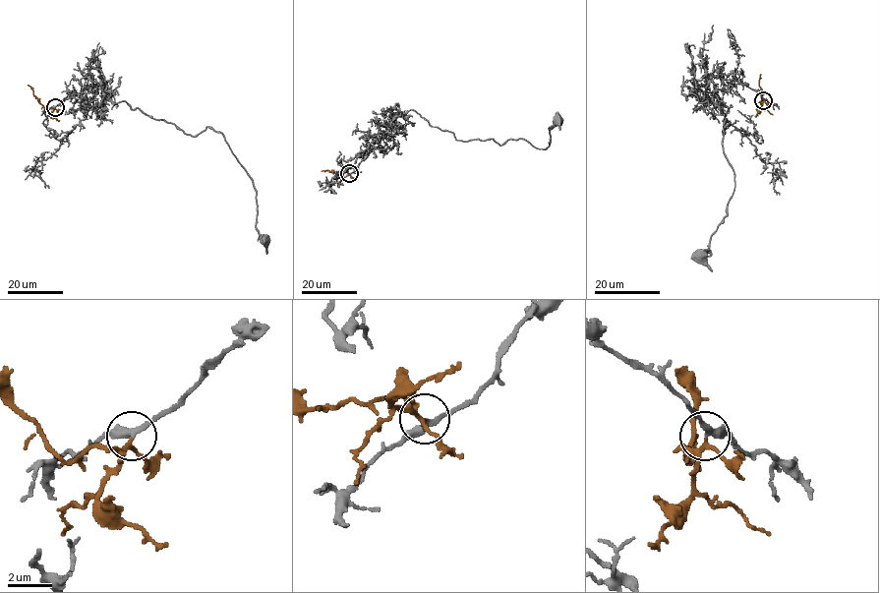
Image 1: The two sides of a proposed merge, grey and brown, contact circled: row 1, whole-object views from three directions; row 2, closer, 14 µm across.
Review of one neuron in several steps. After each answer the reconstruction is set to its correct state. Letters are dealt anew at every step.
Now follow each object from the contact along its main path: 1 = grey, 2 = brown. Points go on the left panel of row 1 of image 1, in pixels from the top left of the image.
1: (54, 107), (85, 93), (96, 106), (125, 101), (192, 136), (207, 126), (219, 132), (253, 183), (264, 240)
2: (54, 107), (46, 109), (28, 85)

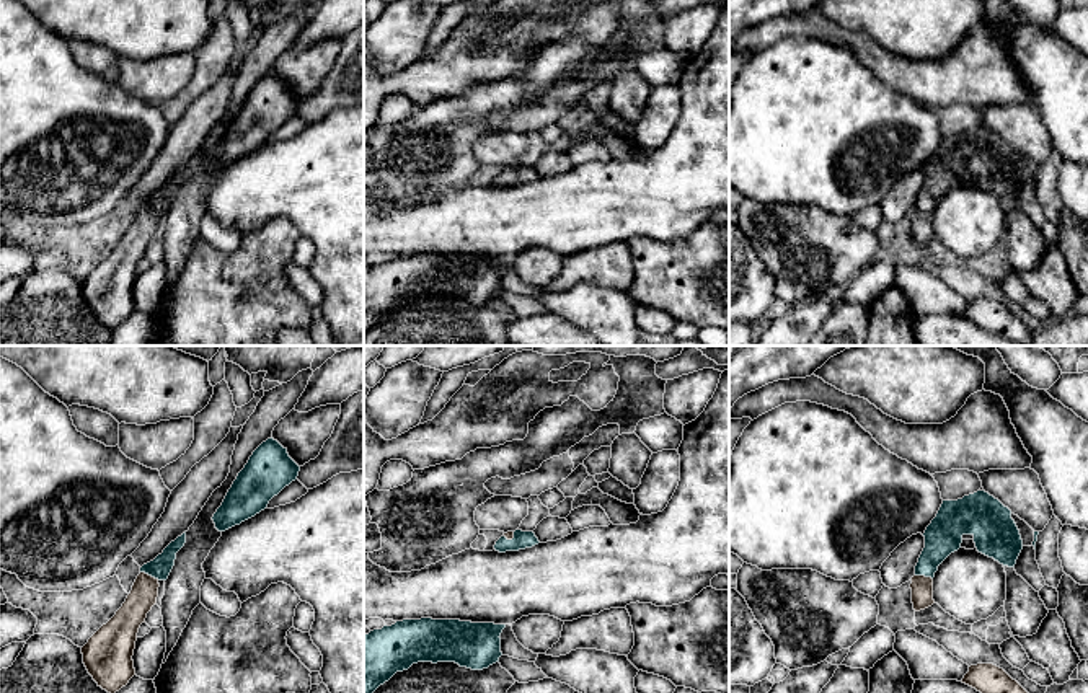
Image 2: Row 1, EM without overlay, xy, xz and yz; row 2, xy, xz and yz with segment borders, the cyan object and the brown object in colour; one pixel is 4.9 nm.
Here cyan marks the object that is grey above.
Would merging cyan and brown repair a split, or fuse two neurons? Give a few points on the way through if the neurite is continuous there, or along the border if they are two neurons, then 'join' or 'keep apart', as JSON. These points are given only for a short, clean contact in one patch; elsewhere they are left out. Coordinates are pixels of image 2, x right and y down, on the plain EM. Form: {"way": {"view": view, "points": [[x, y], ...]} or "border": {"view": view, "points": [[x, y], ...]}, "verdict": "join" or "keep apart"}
{"way": {"view": "xy", "points": [[160, 203], [150, 209], [142, 232]]}, "verdict": "join"}

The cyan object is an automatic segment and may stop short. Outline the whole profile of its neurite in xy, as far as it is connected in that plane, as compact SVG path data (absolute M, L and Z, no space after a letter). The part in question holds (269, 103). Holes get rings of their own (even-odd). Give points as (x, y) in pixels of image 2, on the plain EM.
M272 72L250 91L212 155L225 166L264 145L269 135L297 114L300 101Z

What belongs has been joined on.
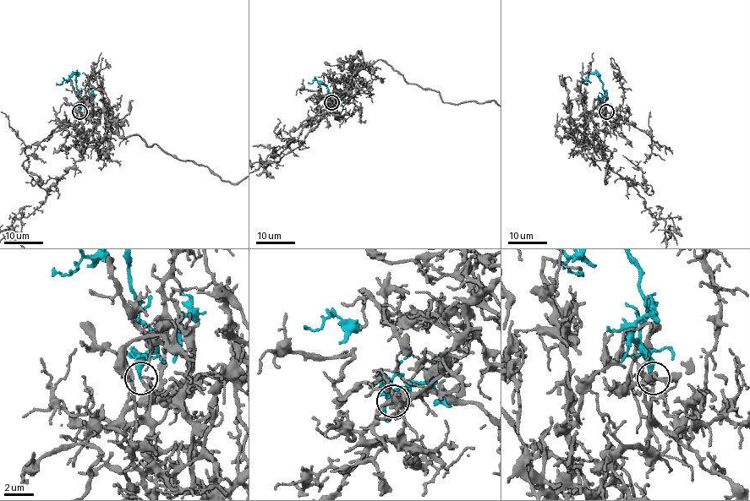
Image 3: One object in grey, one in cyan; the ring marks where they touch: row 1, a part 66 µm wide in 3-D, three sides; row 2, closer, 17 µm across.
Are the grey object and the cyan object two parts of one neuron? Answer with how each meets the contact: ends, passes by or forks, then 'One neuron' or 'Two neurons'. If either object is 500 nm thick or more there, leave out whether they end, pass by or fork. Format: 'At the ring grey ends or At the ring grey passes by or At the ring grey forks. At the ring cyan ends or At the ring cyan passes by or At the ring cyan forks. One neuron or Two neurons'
At the ring grey forks. At the ring cyan ends. One neuron

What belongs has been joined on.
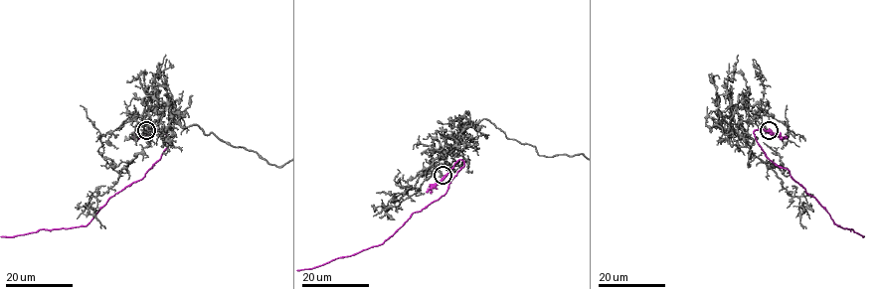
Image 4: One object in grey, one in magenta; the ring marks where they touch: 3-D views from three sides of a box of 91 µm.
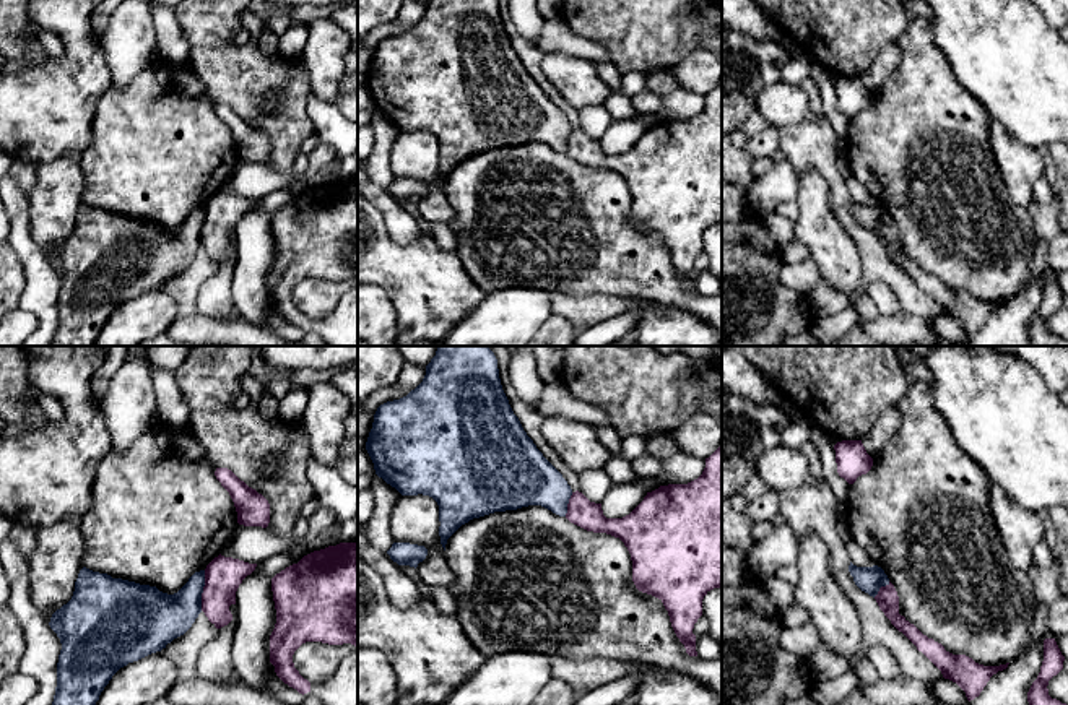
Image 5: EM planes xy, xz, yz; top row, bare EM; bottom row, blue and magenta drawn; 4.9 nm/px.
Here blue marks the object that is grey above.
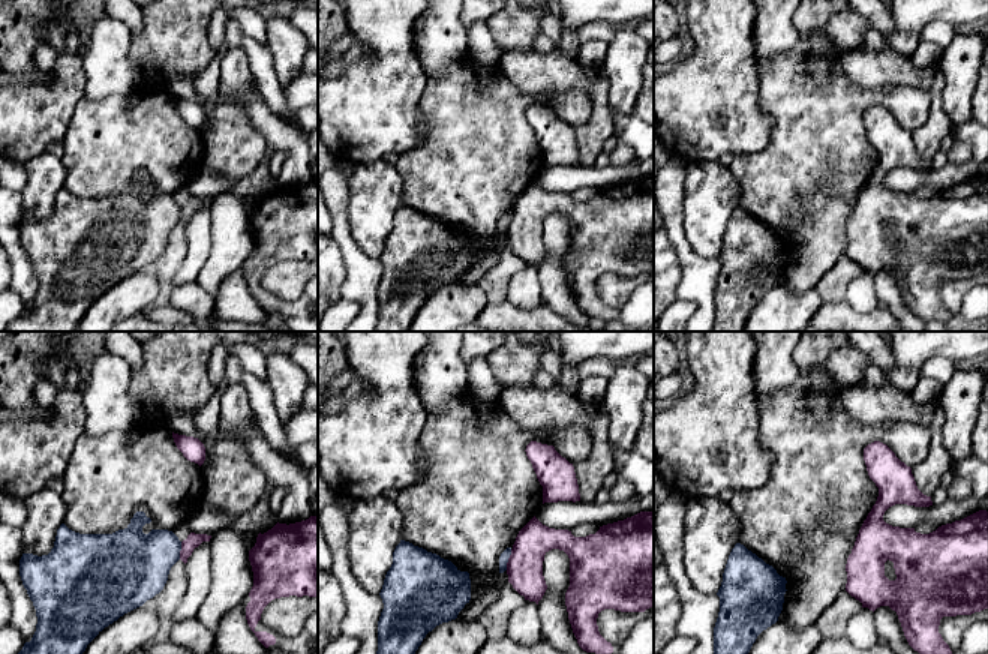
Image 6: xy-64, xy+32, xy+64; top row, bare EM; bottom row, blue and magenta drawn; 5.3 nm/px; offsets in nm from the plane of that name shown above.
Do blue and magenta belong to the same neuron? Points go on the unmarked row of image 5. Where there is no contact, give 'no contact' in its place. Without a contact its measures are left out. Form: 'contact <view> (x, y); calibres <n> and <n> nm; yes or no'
contact xy (202, 226); calibres 260 and 190 nm; no

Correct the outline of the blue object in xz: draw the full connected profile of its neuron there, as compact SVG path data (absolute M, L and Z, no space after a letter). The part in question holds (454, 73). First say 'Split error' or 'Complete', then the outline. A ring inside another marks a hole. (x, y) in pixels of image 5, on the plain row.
Complete. M428 0L423 18L406 32L380 41L374 50L366 86L374 99L376 110L395 123L402 132L429 132L439 141L439 172L445 187L447 175L465 159L494 148L517 146L528 141L541 141L559 153L566 153L572 125L562 110L543 93L533 76L523 67L502 26L497 0Z

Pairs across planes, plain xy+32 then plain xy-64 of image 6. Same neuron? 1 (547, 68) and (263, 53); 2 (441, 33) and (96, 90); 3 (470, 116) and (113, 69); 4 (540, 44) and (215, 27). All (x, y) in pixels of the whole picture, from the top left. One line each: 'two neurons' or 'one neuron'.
1: two neurons
2: one neuron
3: two neurons
4: one neuron

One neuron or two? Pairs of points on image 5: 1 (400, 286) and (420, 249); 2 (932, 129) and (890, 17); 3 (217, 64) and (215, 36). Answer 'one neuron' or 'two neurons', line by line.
1: one neuron
2: two neurons
3: two neurons

